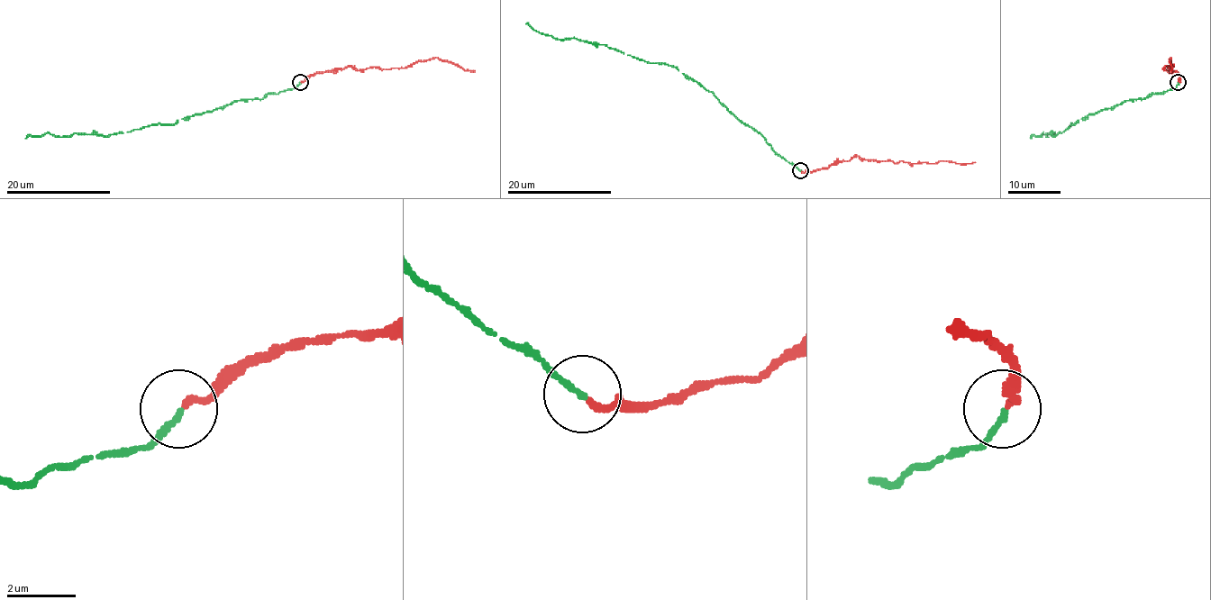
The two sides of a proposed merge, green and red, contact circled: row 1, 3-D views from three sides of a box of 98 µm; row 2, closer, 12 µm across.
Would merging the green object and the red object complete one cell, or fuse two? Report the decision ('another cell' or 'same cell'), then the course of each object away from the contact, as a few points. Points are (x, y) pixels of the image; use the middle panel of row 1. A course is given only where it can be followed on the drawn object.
same cell | green via (800, 170), (734, 116), (711, 92), (675, 67), (649, 63), (605, 44), (575, 38), (557, 40), (525, 23) | red via (801, 171), (810, 172), (858, 156), (896, 163), (900, 160), (916, 163), (975, 162)

